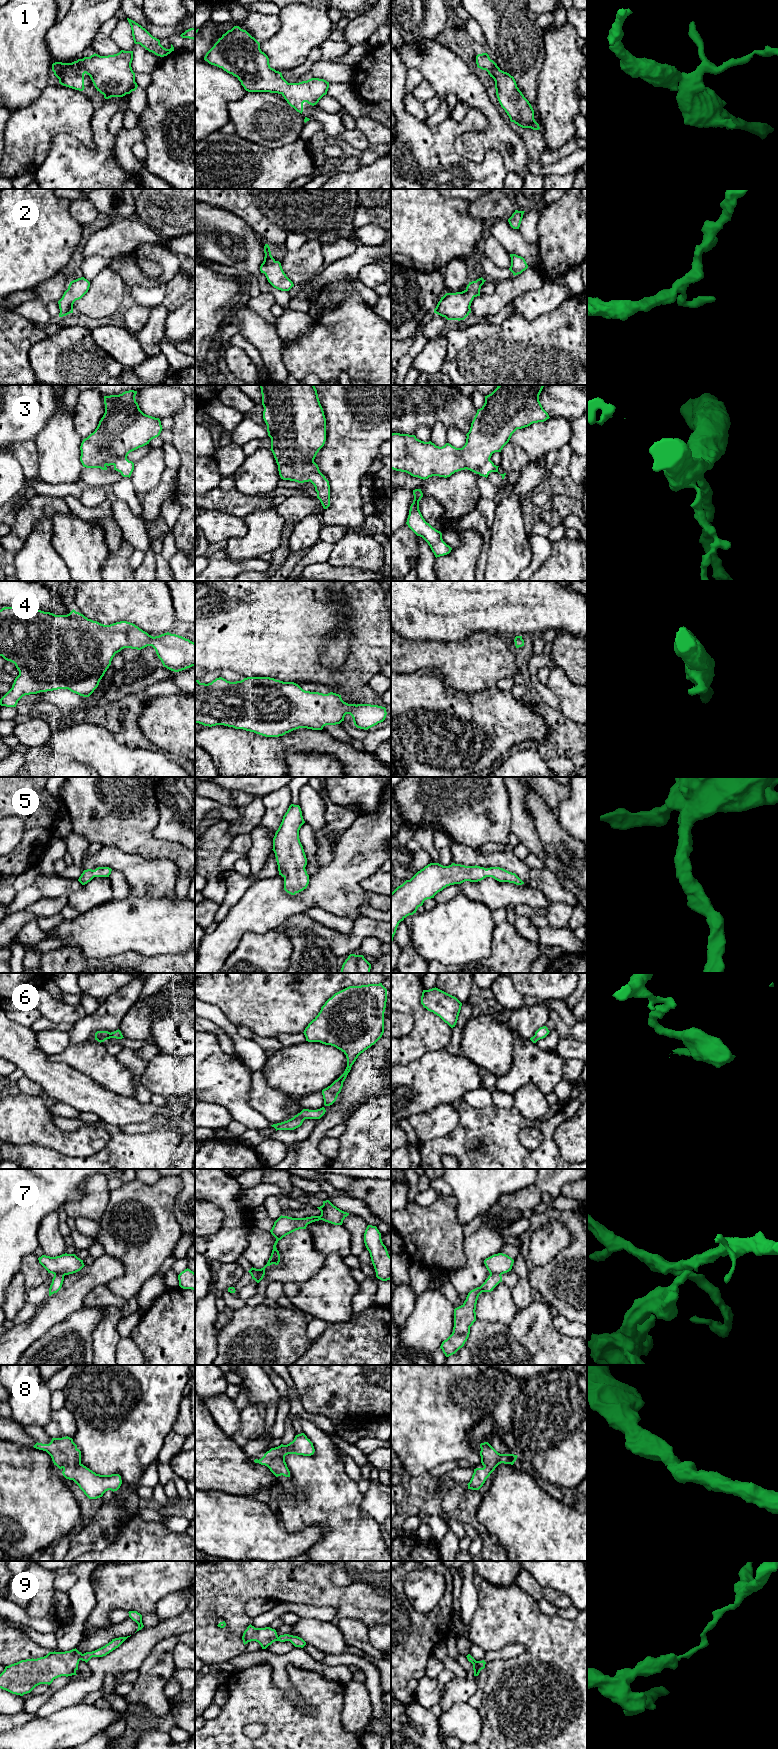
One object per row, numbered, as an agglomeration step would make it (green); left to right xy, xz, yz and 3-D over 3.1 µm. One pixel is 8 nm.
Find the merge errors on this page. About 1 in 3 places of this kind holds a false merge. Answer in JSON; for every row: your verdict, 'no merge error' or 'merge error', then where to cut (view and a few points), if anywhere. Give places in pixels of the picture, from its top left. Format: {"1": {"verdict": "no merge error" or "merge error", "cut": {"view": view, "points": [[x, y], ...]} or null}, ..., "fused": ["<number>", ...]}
{"1": {"verdict": "no merge error", "cut": null}, "2": {"verdict": "no merge error", "cut": null}, "3": {"verdict": "no merge error", "cut": null}, "4": {"verdict": "no merge error", "cut": null}, "5": {"verdict": "no merge error", "cut": null}, "6": {"verdict": "merge error", "cut": {"view": "xy", "points": [[110, 1033], [106, 1037], [97, 1037], [95, 1039]]}}, "7": {"verdict": "merge error", "cut": {"view": "yz", "points": [[490, 1273], [500, 1275]]}}, "8": {"verdict": "no merge error", "cut": null}, "9": {"verdict": "merge error", "cut": {"view": "xy", "points": [[82, 1654], [79, 1659]]}}, "fused": ["6", "7", "9"]}

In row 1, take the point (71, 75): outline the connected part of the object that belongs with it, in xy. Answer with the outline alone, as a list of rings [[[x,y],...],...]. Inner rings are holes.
[[[121,50],[108,56],[93,54],[72,63],[55,62],[52,71],[63,86],[83,91],[84,74],[90,76],[95,88],[105,99],[123,97],[138,87],[132,70],[133,51]]]

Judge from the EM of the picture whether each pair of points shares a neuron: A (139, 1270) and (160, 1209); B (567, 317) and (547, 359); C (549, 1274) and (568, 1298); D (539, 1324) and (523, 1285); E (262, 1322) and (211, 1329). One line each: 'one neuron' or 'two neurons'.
A: one neuron
B: one neuron
C: one neuron
D: two neurons
E: two neurons

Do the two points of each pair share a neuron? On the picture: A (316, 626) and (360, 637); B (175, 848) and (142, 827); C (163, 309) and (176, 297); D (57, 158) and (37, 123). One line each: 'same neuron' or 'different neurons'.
A: same neuron
B: same neuron
C: same neuron
D: different neurons

